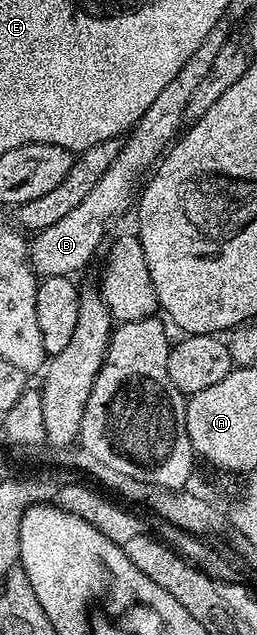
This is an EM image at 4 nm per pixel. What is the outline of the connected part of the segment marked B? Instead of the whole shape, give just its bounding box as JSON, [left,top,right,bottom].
[28,18,231,277]

